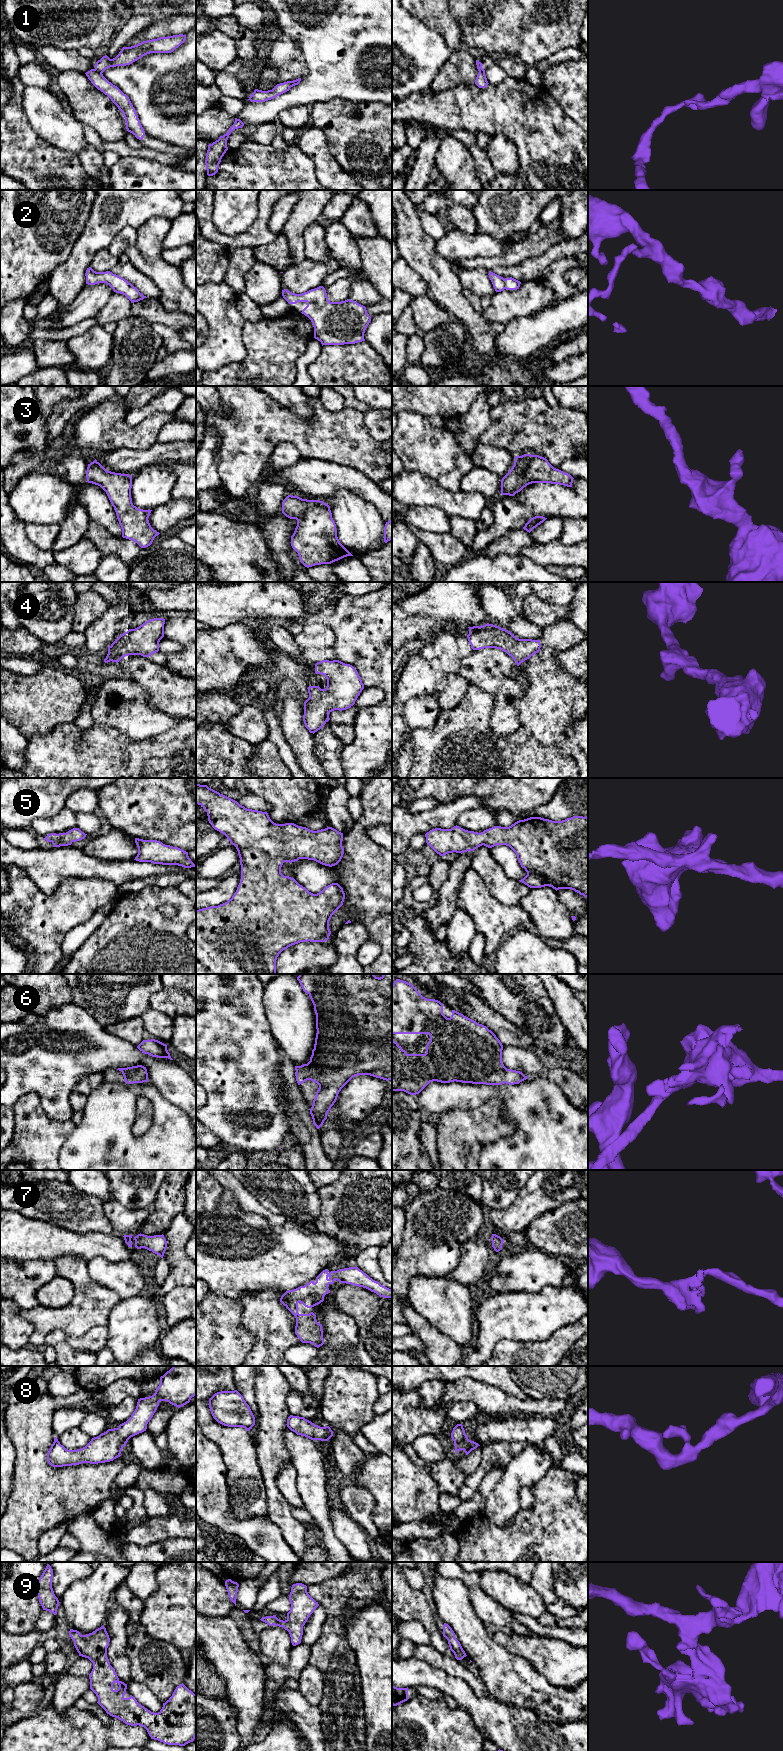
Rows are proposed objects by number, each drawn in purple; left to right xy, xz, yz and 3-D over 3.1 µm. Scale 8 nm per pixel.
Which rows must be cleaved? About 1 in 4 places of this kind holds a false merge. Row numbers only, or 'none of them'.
1

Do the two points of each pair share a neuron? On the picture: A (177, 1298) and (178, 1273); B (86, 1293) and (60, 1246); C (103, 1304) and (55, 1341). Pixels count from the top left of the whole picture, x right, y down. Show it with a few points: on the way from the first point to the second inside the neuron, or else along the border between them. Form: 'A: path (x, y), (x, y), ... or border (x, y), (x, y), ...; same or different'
A: border (185, 1285), (177, 1285), (161, 1296); different
B: border (87, 1260), (81, 1257), (59, 1256), (53, 1261); different
C: border (66, 1335), (53, 1329), (45, 1343); different

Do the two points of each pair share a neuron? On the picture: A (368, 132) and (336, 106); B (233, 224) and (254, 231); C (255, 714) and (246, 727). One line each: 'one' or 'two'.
A: one
B: two
C: one

